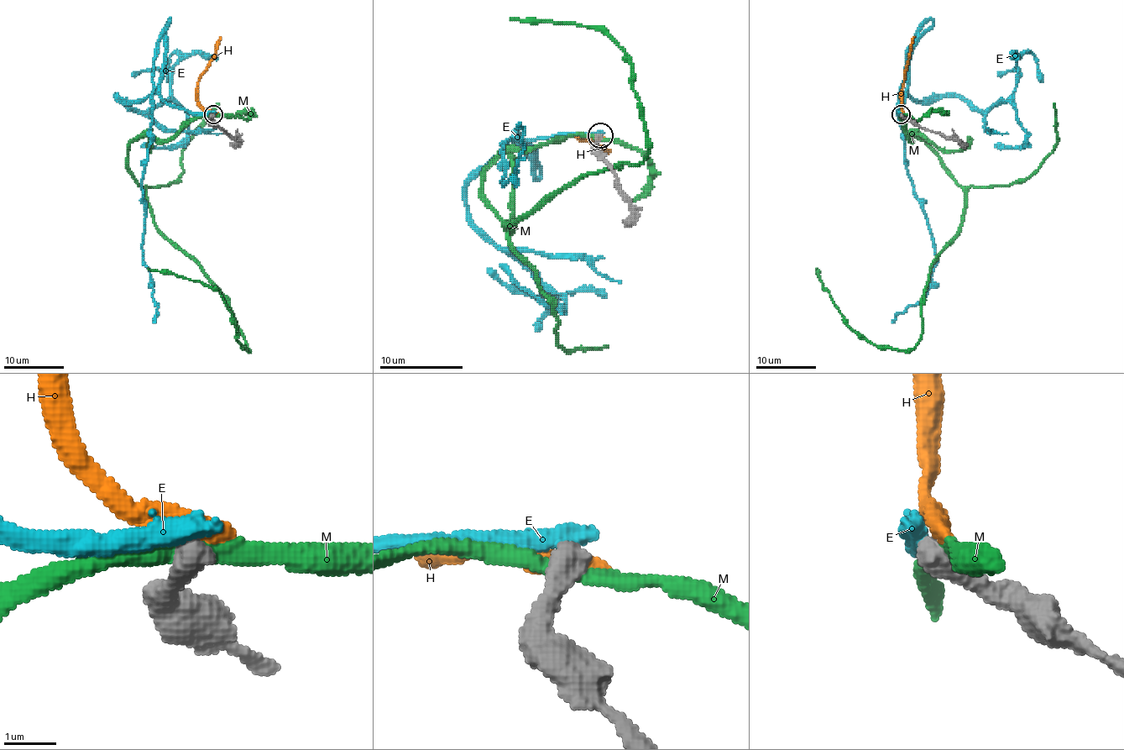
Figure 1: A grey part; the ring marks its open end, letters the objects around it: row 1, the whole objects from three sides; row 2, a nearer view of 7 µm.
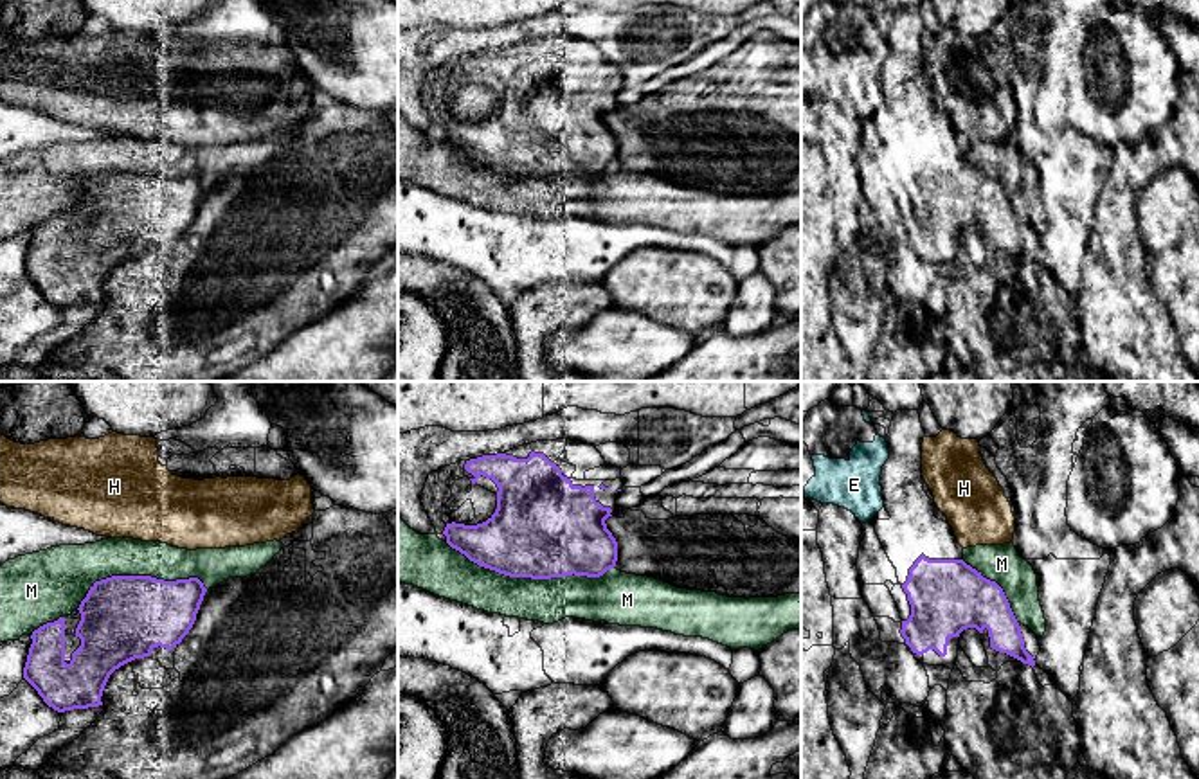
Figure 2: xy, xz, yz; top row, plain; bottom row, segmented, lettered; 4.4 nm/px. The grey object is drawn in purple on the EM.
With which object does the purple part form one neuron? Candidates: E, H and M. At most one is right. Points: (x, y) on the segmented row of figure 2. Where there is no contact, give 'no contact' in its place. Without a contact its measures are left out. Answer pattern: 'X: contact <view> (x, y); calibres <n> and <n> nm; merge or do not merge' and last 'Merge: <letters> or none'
E: no contact; do not merge
H: no contact; do not merge
M: contact xz (530, 576); calibres 460 and 200 nm; do not merge
Merge: none

